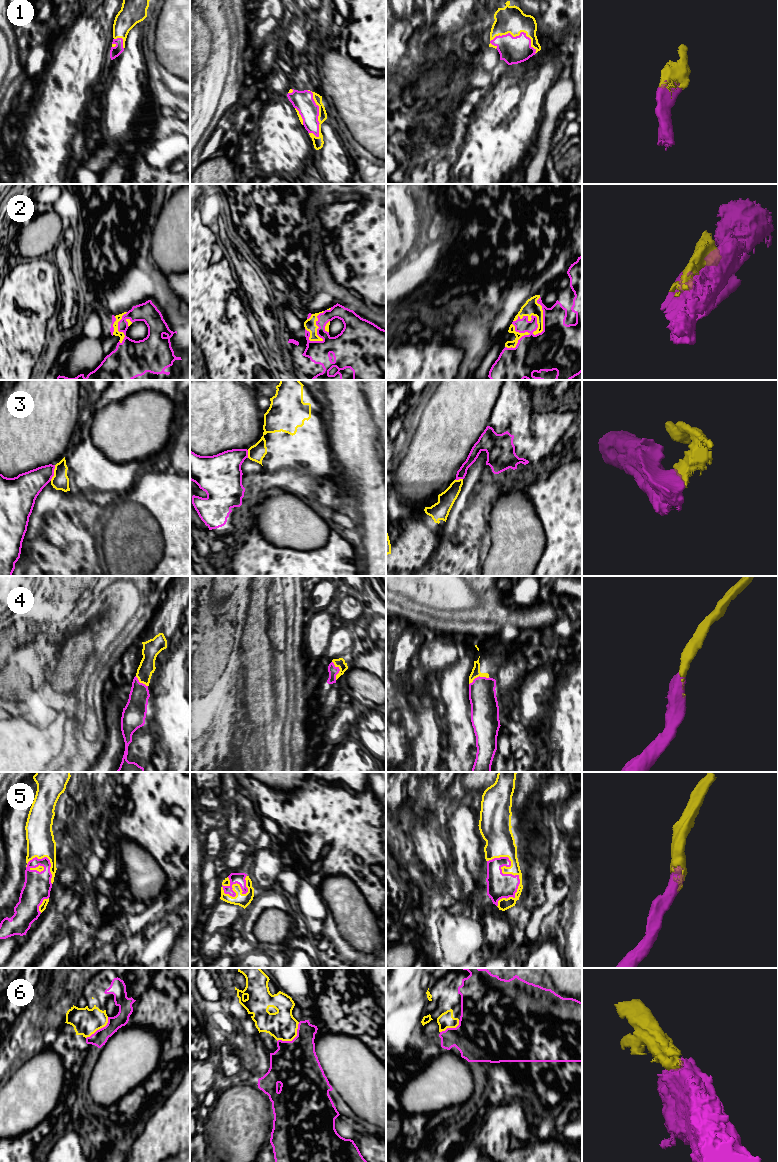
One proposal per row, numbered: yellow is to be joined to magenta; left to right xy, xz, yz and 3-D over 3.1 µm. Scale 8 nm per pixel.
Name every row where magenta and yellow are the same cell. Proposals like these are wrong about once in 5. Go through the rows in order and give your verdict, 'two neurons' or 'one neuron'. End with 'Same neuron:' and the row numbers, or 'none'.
1: one neuron
2: one neuron
3: two neurons
4: one neuron
5: one neuron
6: one neuron
Same neuron: 1, 2, 4, 5, 6

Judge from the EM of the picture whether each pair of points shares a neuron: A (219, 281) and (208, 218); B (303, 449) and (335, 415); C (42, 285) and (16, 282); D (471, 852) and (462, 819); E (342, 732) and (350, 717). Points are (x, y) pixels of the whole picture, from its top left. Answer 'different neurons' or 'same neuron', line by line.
A: different neurons
B: different neurons
C: same neuron
D: same neuron
E: same neuron

